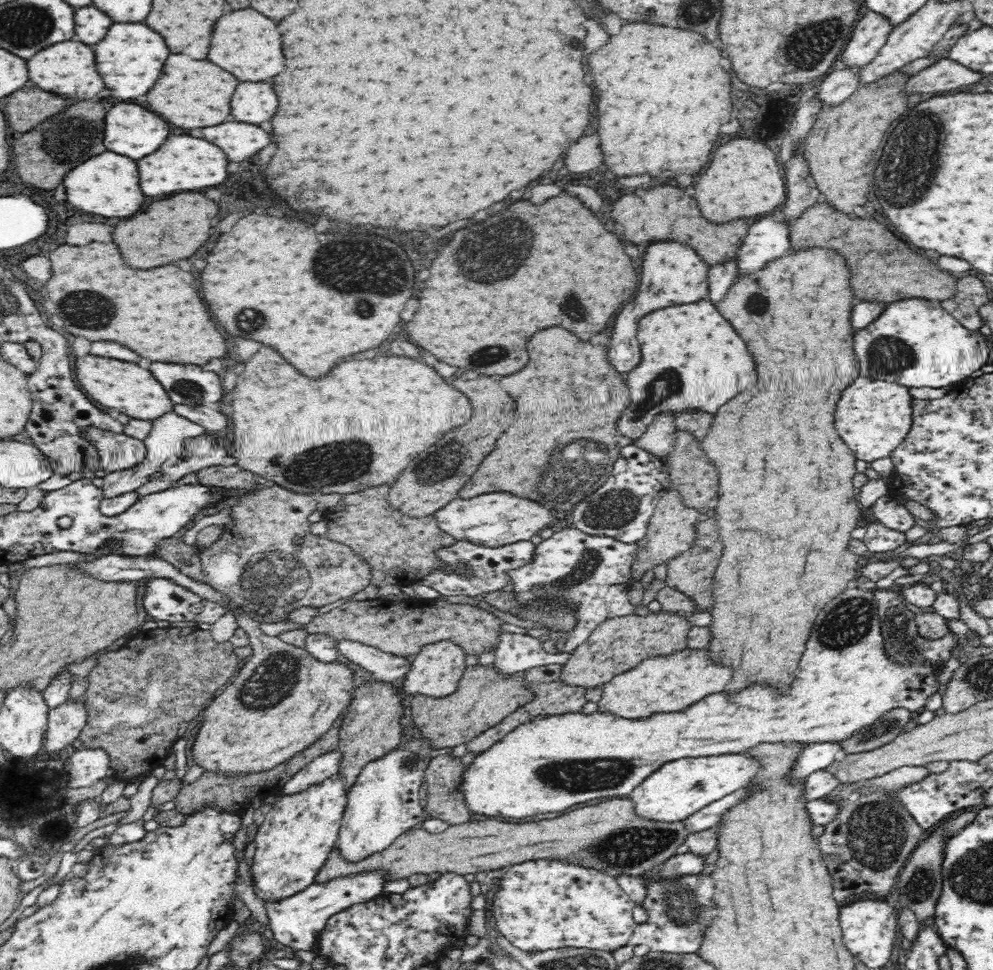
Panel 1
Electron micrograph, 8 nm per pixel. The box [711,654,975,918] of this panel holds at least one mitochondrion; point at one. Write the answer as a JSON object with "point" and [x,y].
{"point":[878,832]}

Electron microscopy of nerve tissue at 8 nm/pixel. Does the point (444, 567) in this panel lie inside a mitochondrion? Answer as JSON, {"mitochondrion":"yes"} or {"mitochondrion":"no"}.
{"mitochondrion":"no"}

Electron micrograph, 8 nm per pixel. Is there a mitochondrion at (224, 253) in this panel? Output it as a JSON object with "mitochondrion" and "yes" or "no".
{"mitochondrion":"no"}

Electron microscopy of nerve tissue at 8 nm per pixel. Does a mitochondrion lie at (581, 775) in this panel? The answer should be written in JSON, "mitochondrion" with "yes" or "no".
{"mitochondrion":"yes"}

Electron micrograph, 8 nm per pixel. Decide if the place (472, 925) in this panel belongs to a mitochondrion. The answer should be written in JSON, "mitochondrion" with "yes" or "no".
{"mitochondrion":"no"}

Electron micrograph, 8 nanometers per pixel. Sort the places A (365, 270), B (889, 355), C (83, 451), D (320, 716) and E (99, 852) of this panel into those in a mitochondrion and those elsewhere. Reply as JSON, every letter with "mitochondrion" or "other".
{"A":"mitochondrion","B":"mitochondrion","C":"other","D":"other","E":"other"}

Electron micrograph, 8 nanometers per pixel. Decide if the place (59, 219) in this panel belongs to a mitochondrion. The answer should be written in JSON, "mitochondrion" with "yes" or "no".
{"mitochondrion":"no"}

